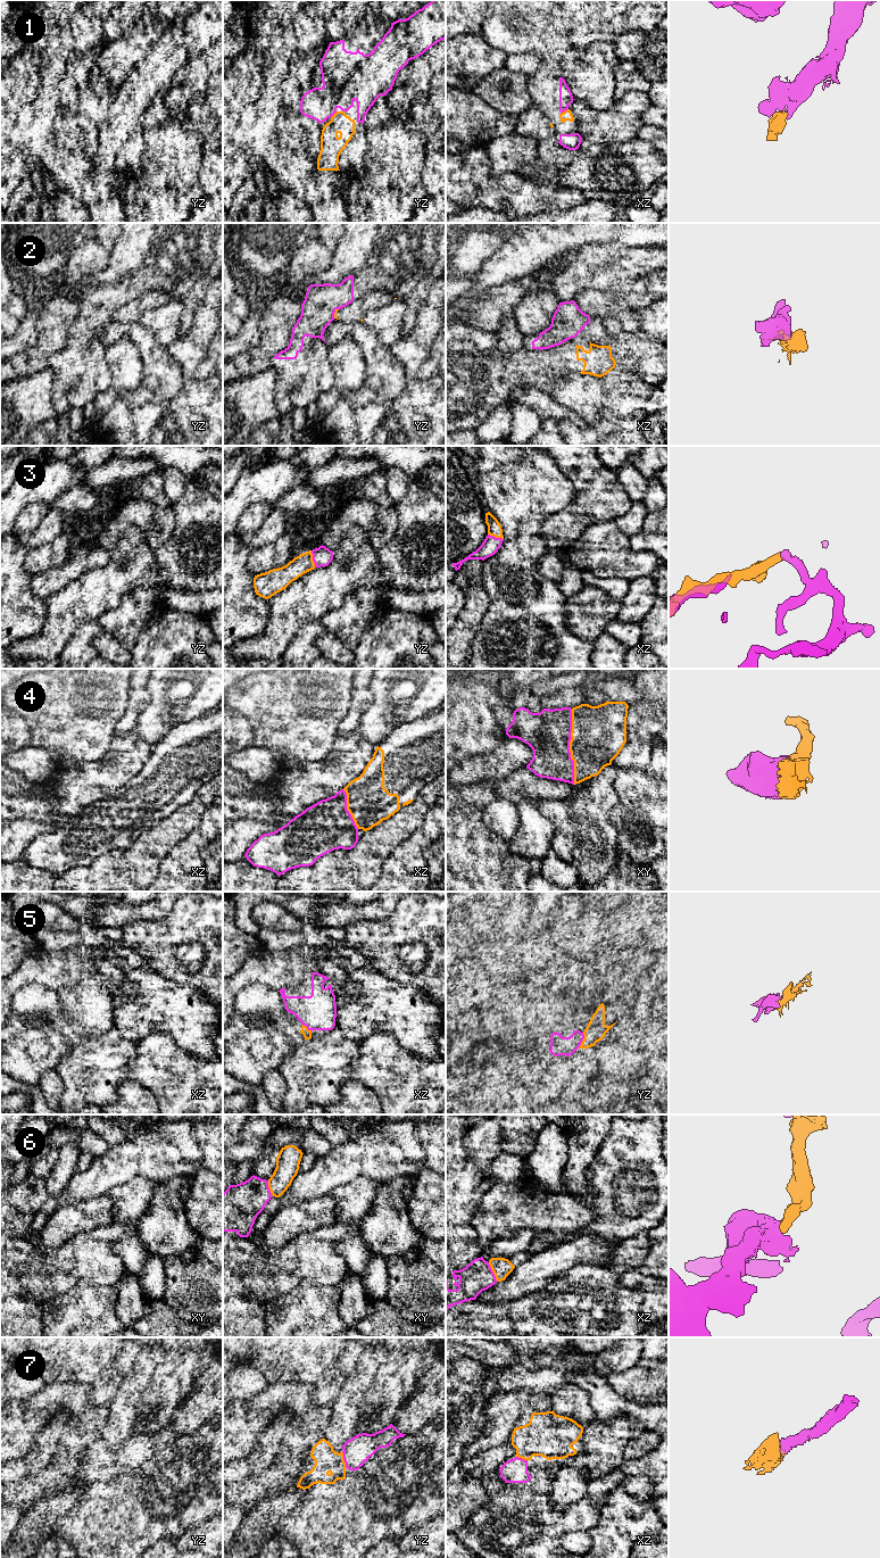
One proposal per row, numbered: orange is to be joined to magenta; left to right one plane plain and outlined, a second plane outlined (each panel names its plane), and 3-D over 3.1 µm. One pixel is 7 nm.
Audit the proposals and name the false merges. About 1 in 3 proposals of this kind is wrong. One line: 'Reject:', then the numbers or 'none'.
Reject: 2, 6

